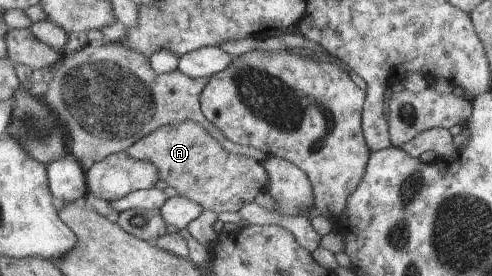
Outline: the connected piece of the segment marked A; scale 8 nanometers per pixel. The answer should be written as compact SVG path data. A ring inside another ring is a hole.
M189 119L180 125L161 127L129 147L127 152L136 159L153 161L160 172L160 179L176 189L181 197L189 197L204 209L221 213L239 213L240 210L256 200L256 196L268 189L268 172L257 159L249 155L228 152L221 143L207 131L203 125Z

